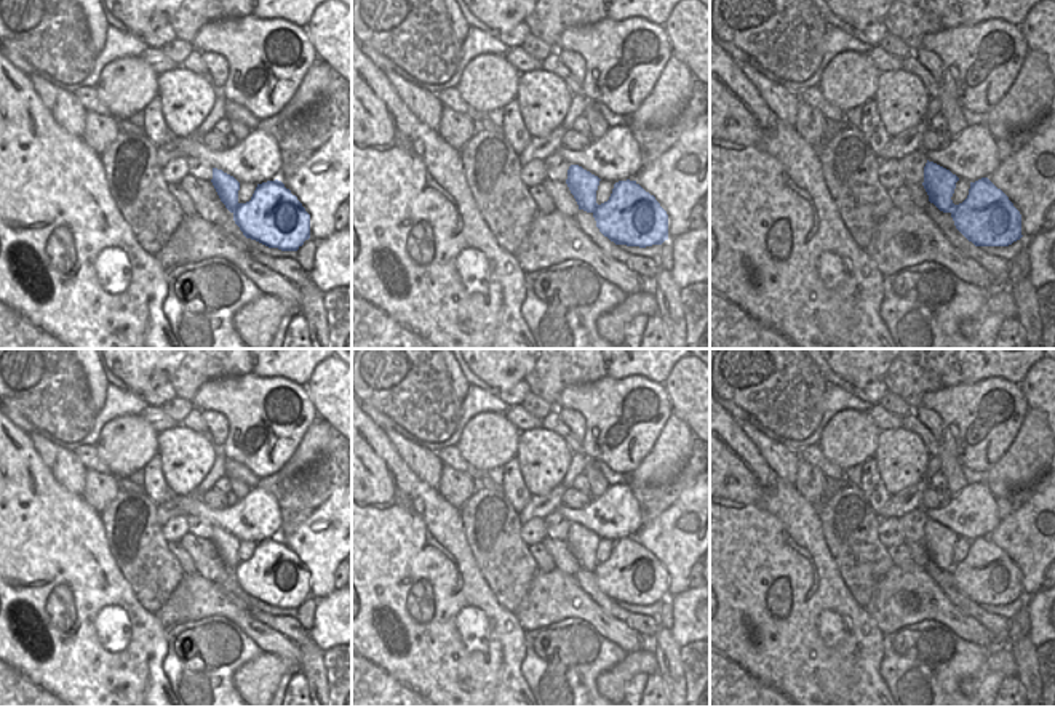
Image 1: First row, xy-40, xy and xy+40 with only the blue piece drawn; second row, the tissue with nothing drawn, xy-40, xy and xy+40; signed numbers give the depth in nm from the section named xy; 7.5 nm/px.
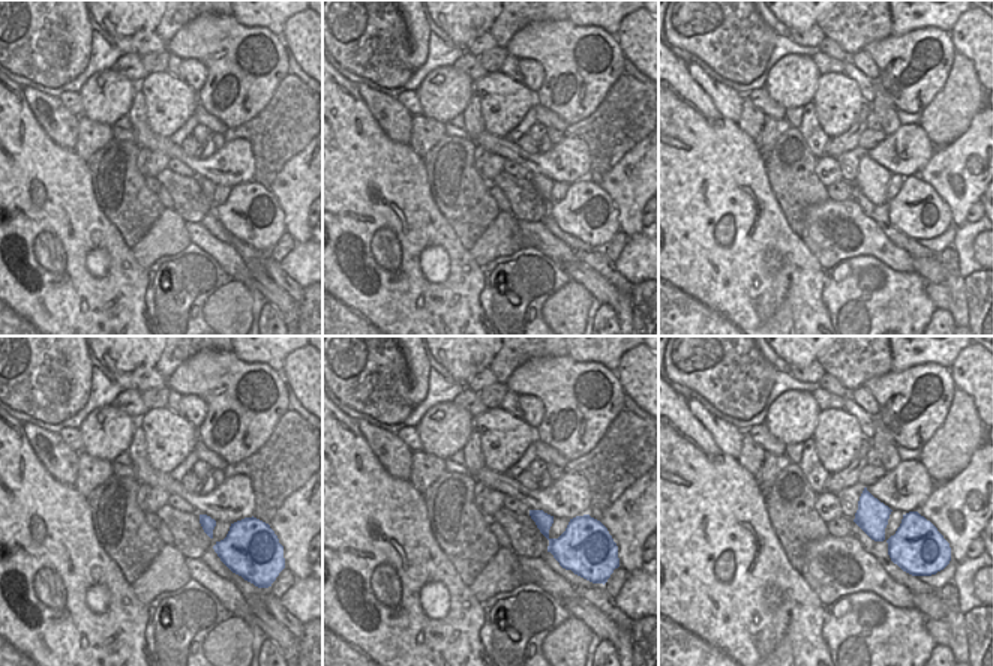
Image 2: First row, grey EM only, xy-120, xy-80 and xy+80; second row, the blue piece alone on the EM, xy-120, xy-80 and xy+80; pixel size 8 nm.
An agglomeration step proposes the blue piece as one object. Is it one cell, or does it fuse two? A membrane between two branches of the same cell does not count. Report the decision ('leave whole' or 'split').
leave whole

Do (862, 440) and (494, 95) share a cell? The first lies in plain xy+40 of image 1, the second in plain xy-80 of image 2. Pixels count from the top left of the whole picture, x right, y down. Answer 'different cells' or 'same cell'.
different cells

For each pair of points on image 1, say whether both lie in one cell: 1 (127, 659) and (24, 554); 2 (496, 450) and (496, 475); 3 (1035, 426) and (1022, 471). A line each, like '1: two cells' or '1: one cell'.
1: one cell
2: two cells
3: one cell

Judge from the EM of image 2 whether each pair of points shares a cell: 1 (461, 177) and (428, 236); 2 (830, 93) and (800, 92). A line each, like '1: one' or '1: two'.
1: two
2: two

